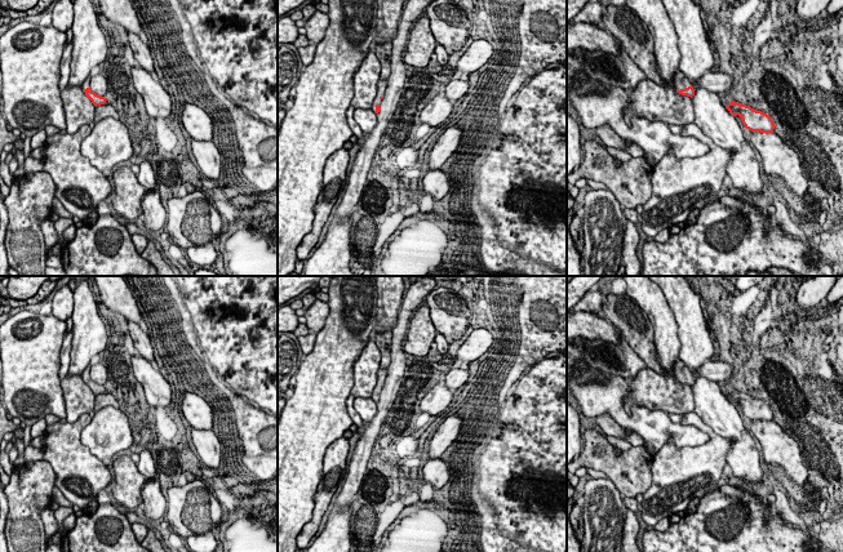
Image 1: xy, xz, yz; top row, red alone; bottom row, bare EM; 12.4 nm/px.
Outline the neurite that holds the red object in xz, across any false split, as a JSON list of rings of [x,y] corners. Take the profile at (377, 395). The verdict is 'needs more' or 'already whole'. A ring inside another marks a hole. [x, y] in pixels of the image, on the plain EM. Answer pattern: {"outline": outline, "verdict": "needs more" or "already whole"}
{"outline": [[[378,369],[377,371],[377,384],[373,389],[373,393],[372,393],[372,399],[378,402],[380,401],[380,392],[383,387],[383,383],[385,383],[385,379],[386,379],[386,375],[387,375],[387,369]]], "verdict": "needs more"}

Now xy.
{"outline": [[[89,364],[89,366],[84,370],[83,373],[83,380],[85,382],[85,384],[92,389],[92,392],[97,396],[101,393],[106,392],[106,387],[101,386],[98,383],[96,383],[90,377],[89,377],[89,371],[90,371],[90,366],[92,364]]], "verdict": "needs more"}

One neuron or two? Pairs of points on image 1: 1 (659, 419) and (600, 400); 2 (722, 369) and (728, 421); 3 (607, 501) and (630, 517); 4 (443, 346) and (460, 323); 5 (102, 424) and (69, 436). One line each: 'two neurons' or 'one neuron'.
1: one neuron
2: two neurons
3: two neurons
4: one neuron
5: two neurons

